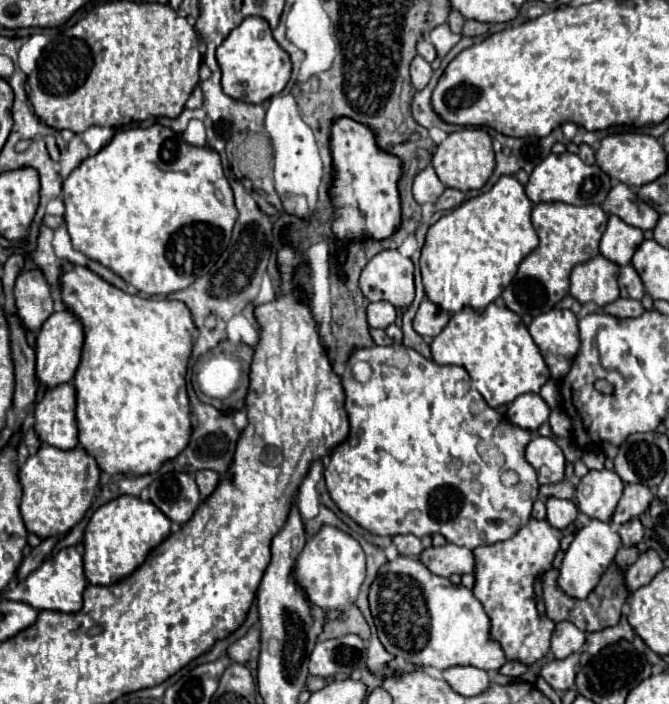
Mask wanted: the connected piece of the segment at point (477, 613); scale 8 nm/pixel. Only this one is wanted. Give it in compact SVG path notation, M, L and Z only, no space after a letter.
M398 556L392 562L386 562L370 586L370 612L378 628L378 638L386 652L394 658L402 658L412 666L434 666L446 670L450 666L476 666L486 672L496 672L506 662L502 646L490 636L490 618L482 608L482 602L476 600L470 588L462 584L452 584L448 578L428 572L420 560Z

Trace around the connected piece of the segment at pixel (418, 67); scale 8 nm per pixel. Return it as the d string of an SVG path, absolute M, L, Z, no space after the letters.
M416 56L410 64L410 76L412 76L412 84L416 90L424 90L426 84L430 82L430 76L432 76L432 68L430 64L422 58L422 56Z

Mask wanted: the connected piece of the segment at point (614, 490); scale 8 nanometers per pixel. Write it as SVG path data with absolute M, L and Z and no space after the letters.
M590 470L576 486L578 508L588 518L610 522L622 490L624 484L614 470Z

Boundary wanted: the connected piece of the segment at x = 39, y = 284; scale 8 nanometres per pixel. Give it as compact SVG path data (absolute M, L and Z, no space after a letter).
M40 270L22 272L14 286L16 310L24 328L36 332L54 312L50 288Z

